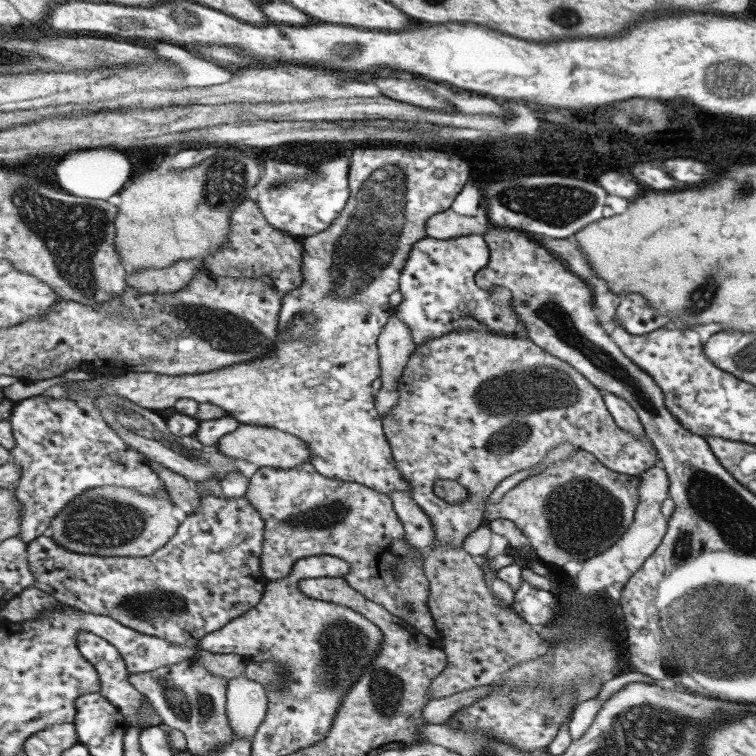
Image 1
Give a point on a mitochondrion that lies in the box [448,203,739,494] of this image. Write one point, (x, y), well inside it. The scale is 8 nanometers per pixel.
(552, 313)

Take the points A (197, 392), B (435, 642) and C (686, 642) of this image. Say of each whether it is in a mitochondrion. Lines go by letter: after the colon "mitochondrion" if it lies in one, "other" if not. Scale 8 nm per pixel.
A: other
B: other
C: mitochondrion

